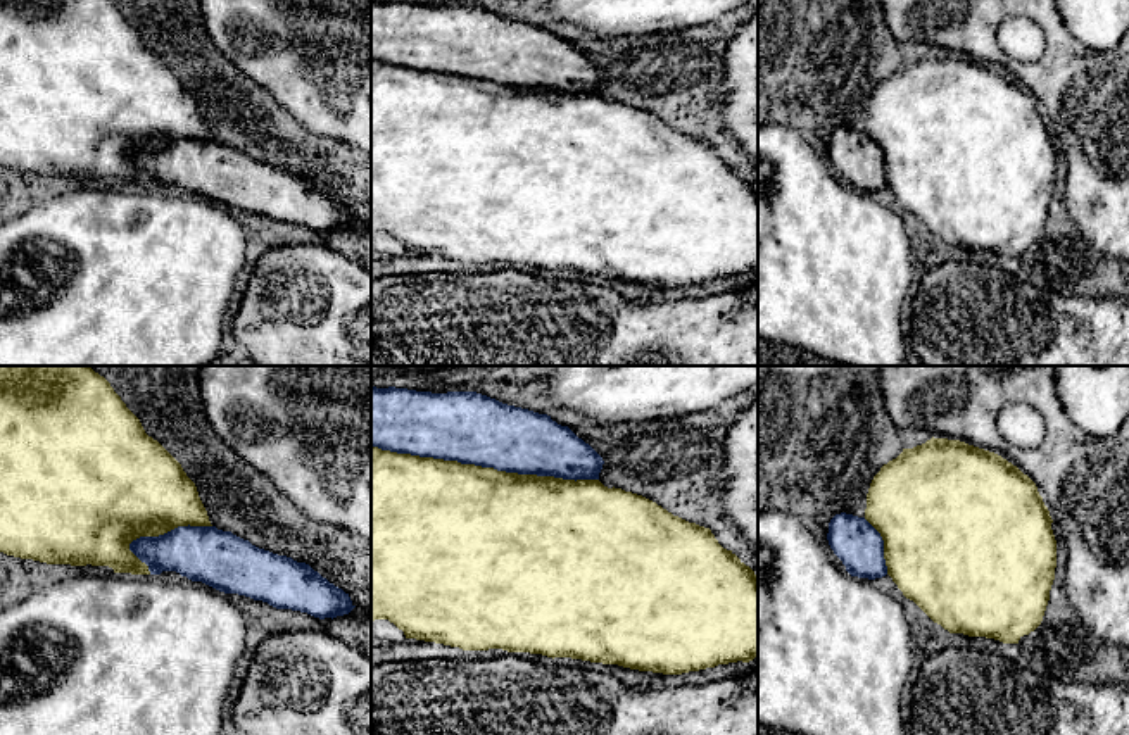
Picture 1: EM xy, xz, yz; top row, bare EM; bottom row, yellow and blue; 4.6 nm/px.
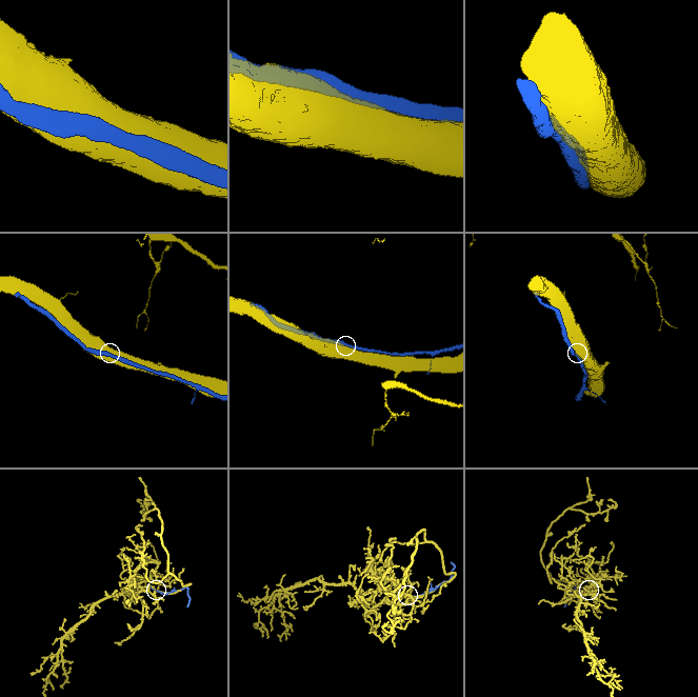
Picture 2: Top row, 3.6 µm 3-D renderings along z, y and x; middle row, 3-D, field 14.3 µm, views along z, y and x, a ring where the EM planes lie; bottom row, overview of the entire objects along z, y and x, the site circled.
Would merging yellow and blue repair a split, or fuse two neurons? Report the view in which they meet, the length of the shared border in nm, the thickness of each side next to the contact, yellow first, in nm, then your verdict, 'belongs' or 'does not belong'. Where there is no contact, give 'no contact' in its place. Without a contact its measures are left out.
contact in xz; length 1050 nm; calibres 500 and 340 nm; belongs

